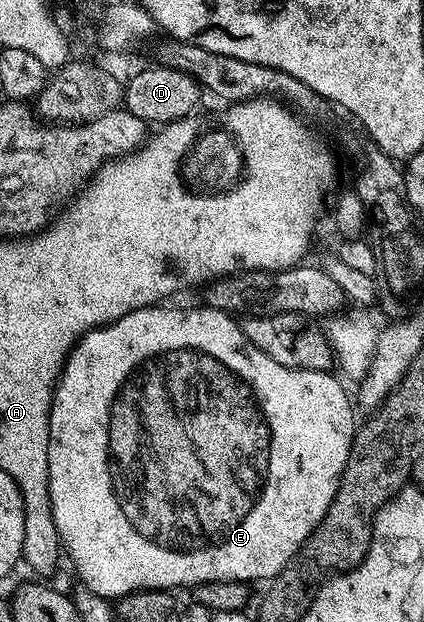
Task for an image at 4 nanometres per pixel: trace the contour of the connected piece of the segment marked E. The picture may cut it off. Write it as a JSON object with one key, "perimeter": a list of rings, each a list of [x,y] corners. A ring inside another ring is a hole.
{"perimeter":[[[164,305],[144,307],[132,315],[124,315],[122,319],[116,319],[114,323],[107,323],[104,327],[96,327],[88,331],[85,336],[77,340],[74,348],[65,360],[61,368],[61,377],[57,380],[57,386],[53,393],[53,408],[49,411],[49,496],[55,505],[53,516],[57,532],[61,538],[61,546],[73,558],[77,566],[78,575],[85,581],[84,586],[88,590],[104,596],[110,601],[116,600],[131,591],[142,589],[174,589],[173,587],[186,587],[192,589],[201,583],[211,581],[250,581],[249,579],[272,580],[273,576],[279,574],[286,567],[297,550],[309,540],[309,534],[315,530],[323,521],[335,493],[339,489],[339,481],[343,469],[347,465],[347,457],[351,453],[353,436],[355,434],[355,422],[353,423],[353,407],[351,395],[345,392],[345,387],[329,371],[302,371],[299,367],[284,367],[279,361],[271,361],[267,353],[263,353],[255,345],[251,345],[249,338],[243,333],[240,322],[230,312],[220,311],[214,307],[204,305],[193,308],[190,311],[170,311]]]}

